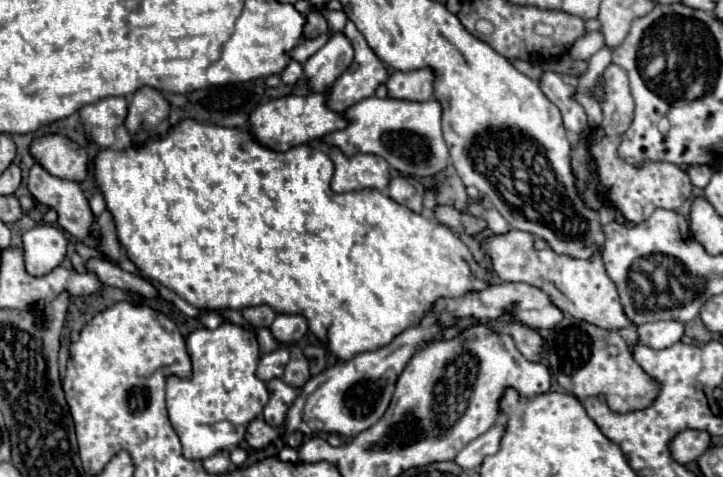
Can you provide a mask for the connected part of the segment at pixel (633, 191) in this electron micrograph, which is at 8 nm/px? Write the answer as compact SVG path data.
M611 63L603 73L601 87L603 87L603 97L601 97L603 121L591 133L589 157L597 165L599 191L603 193L603 199L613 207L617 207L623 213L623 217L631 223L645 221L659 207L679 209L691 197L691 191L693 191L687 171L683 171L679 165L673 165L673 163L645 163L643 167L637 169L633 165L627 165L617 155L617 145L621 141L621 135L633 119L633 99L629 93L629 77L625 69Z

